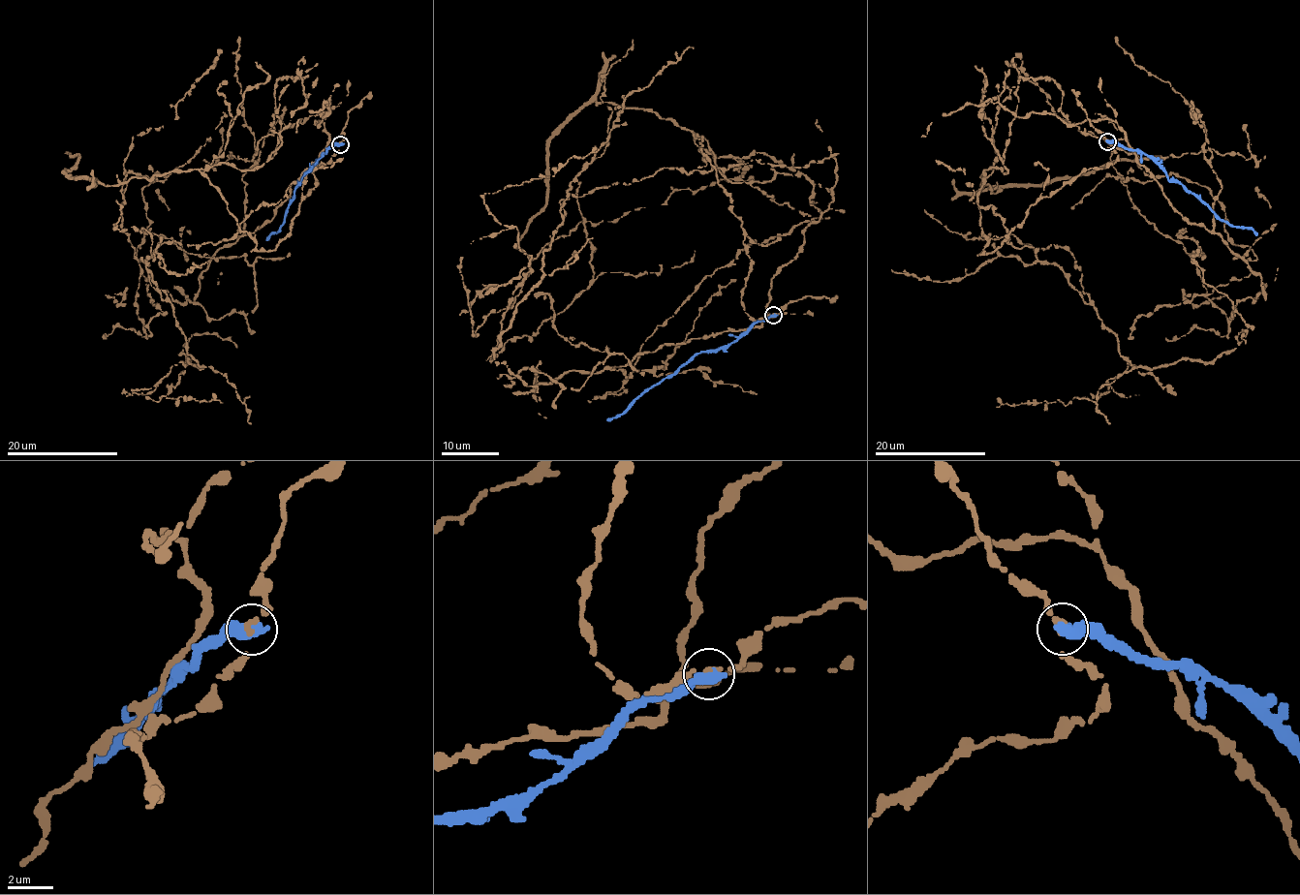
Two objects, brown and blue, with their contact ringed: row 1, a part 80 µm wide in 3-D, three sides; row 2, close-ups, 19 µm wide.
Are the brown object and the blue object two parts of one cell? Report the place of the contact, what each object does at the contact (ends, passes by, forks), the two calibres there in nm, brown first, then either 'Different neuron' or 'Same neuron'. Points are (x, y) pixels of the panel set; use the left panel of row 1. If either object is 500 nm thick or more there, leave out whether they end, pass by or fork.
Place: (340, 144). Thickness 240 nm (brown) against 550 nm. Different neuron

